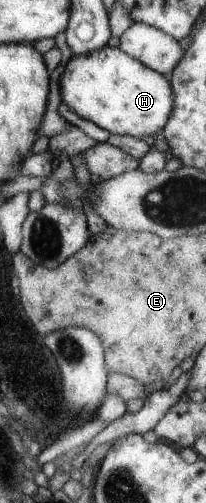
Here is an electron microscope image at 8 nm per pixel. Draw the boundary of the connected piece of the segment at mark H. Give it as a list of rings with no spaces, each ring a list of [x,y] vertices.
[[[110,46],[84,56],[73,56],[58,82],[60,98],[74,114],[119,136],[156,137],[166,128],[174,110],[174,92],[168,78]]]

